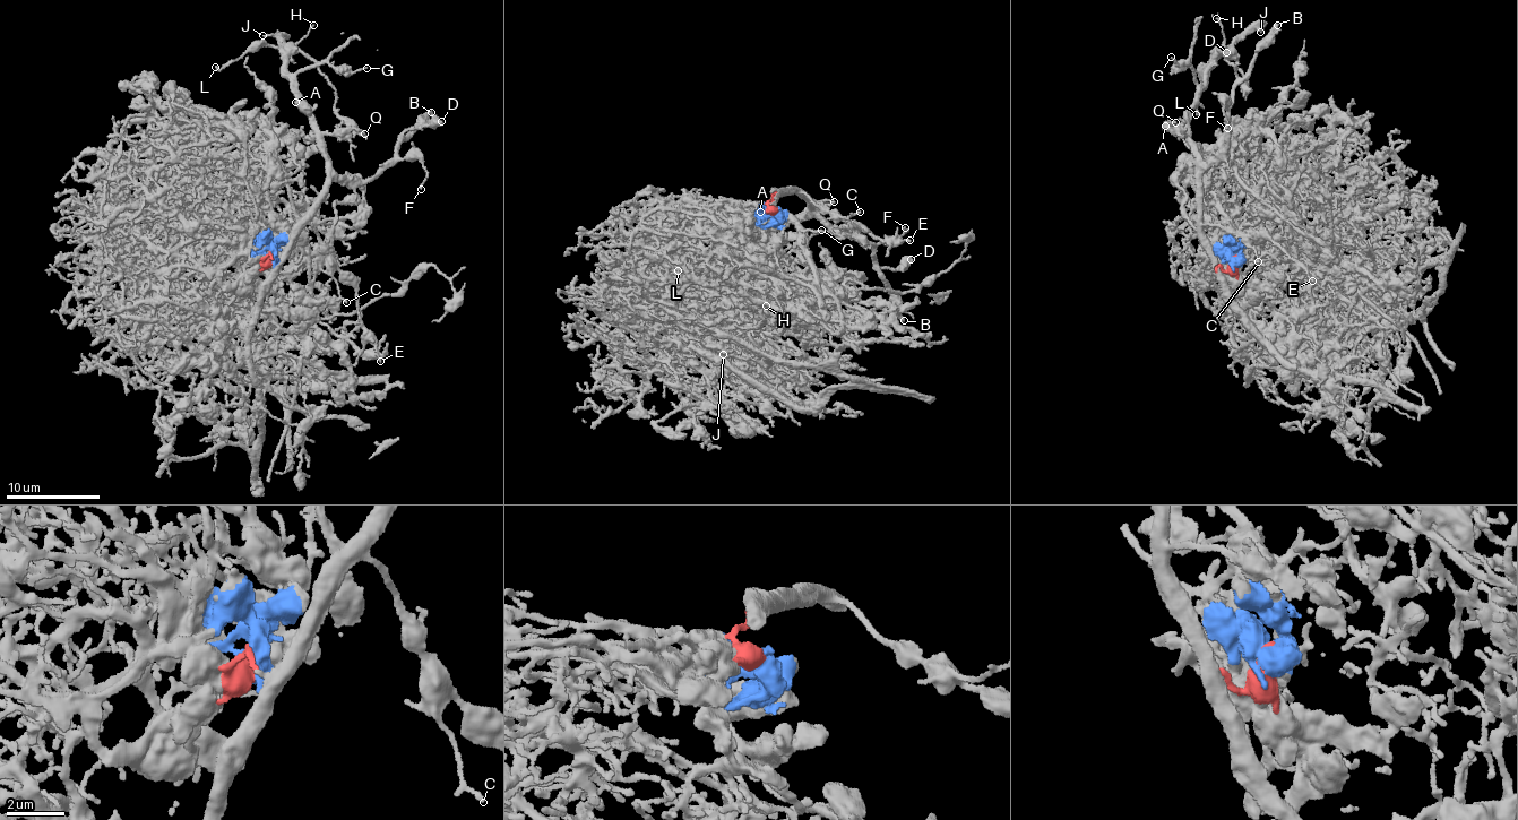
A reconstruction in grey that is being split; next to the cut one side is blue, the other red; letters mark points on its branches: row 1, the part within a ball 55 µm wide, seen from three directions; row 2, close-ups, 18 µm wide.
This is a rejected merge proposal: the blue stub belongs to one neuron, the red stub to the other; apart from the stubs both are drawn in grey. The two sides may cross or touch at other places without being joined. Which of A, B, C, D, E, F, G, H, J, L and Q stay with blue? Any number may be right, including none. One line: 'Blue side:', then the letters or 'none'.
Blue side: none

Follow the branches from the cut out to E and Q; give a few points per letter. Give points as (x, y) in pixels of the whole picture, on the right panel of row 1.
E: (1233, 264), (1215, 272), (1202, 224), (1216, 223), (1271, 241), (1297, 260), (1312, 281)
Q: (1233, 264), (1221, 269), (1218, 266), (1215, 272), (1197, 203), (1197, 149), (1171, 124), (1175, 121)

